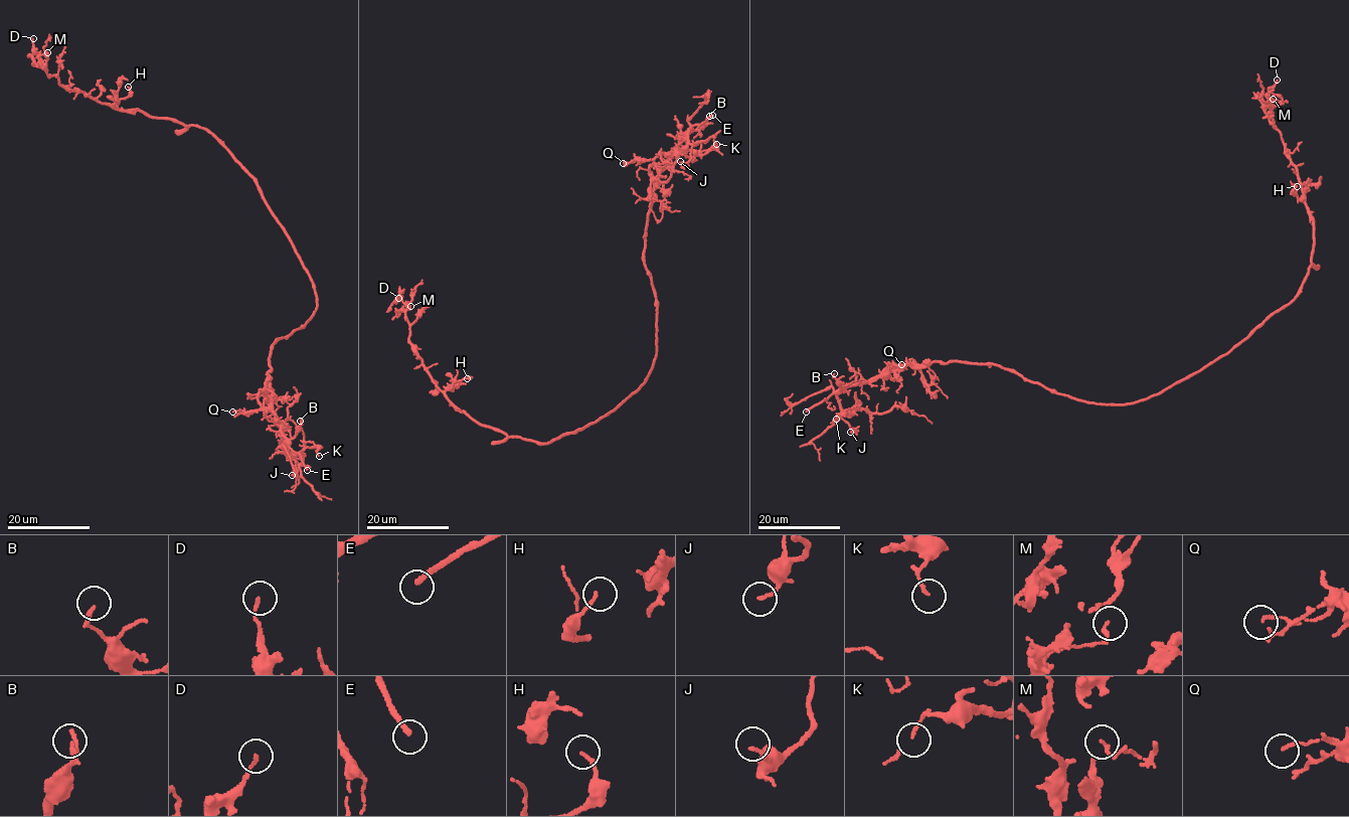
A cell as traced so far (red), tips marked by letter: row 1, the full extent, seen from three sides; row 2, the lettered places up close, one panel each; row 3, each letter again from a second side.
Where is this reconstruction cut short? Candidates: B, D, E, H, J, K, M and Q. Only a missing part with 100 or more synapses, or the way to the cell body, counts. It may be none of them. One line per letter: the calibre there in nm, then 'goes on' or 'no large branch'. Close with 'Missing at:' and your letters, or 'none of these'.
B: 180 nm thick; no large branch
D: 140 nm thick; no large branch
E: 240 nm thick; goes on
H: 160 nm thick; no large branch
J: 140 nm thick; no large branch
K: 130 nm thick; no large branch
M: 130 nm thick; no large branch
Q: 120 nm thick; no large branch
Missing at: E

